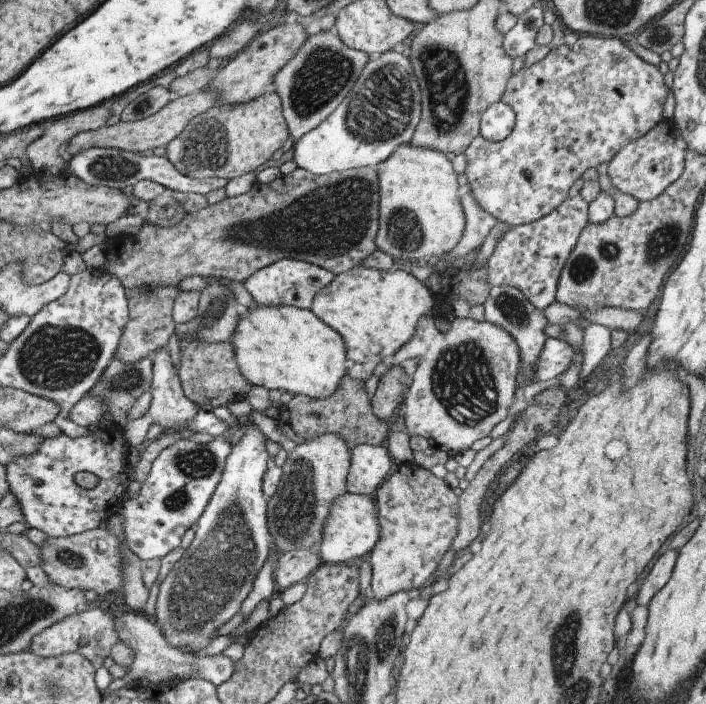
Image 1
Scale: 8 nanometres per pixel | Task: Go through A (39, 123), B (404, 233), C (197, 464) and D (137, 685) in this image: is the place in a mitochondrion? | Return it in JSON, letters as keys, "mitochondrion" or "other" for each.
{"A":"other","B":"mitochondrion","C":"mitochondrion","D":"other"}

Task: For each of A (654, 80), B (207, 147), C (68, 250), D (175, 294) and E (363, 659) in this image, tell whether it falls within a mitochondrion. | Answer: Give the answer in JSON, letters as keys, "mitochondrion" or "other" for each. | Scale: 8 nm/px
{"A":"other","B":"mitochondrion","C":"other","D":"other","E":"mitochondrion"}

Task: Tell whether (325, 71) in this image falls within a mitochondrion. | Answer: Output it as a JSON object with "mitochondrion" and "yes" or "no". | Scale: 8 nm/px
{"mitochondrion":"yes"}

